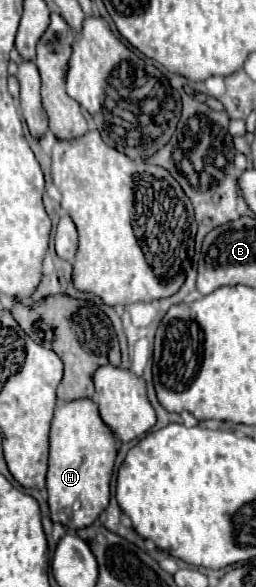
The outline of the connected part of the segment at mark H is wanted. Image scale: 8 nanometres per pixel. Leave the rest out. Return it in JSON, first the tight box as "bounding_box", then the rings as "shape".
{"bounding_box":[46,397,116,531],"shape":[[[88,397],[58,403],[49,433],[48,483],[46,483],[52,521],[60,521],[68,525],[72,531],[92,525],[96,517],[108,507],[114,459],[116,459],[116,437],[112,429],[102,421],[98,405]]]}

